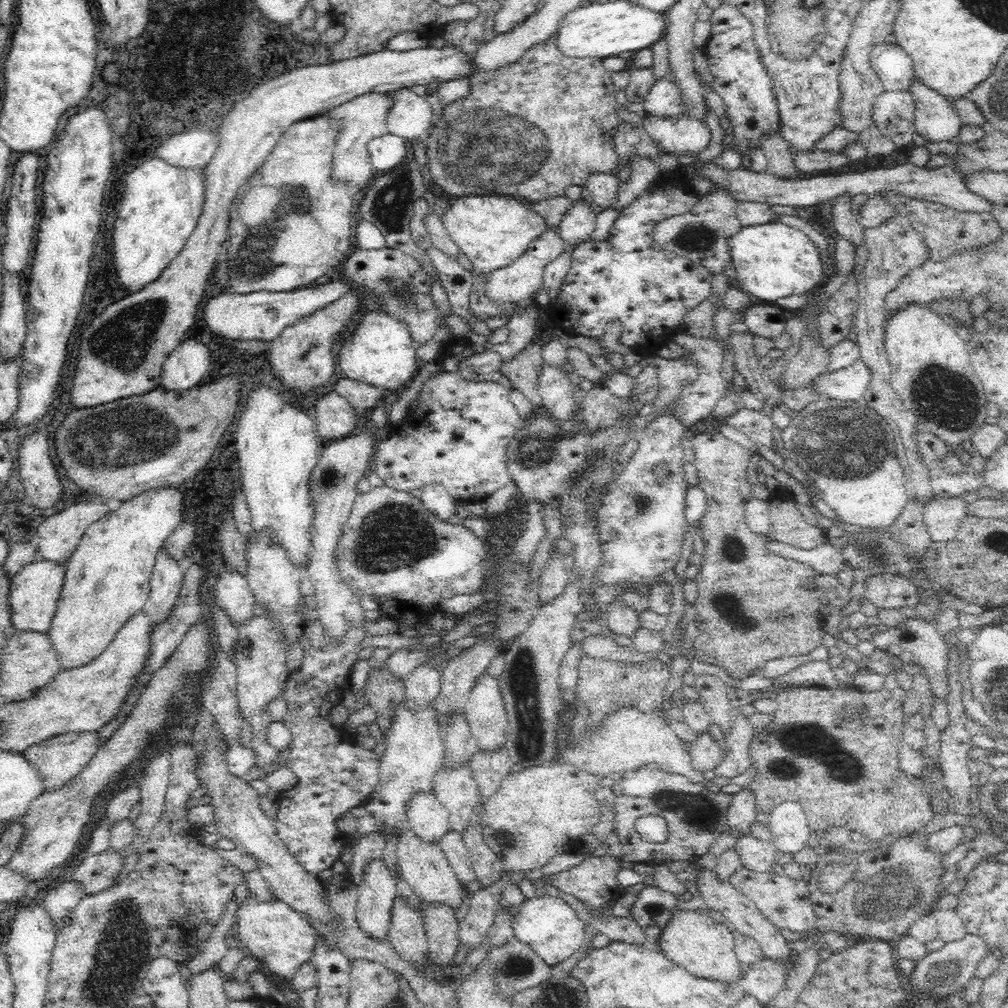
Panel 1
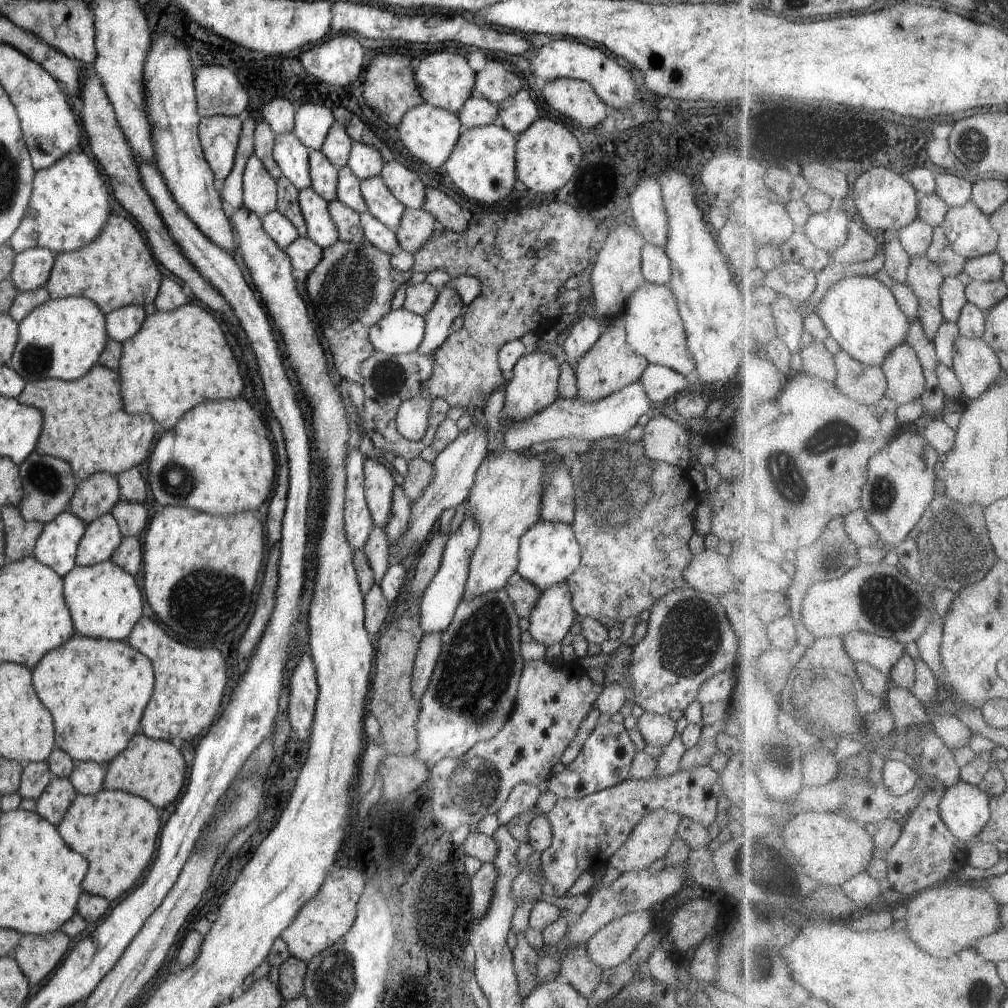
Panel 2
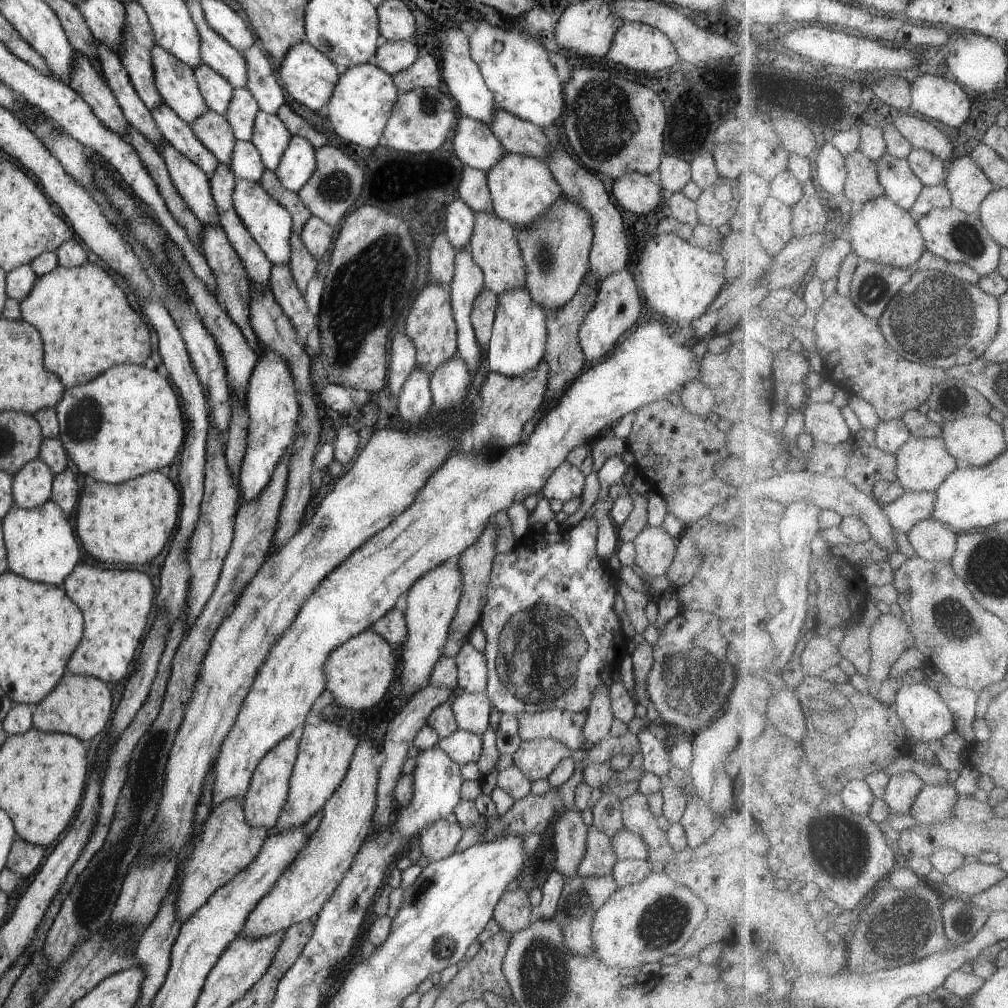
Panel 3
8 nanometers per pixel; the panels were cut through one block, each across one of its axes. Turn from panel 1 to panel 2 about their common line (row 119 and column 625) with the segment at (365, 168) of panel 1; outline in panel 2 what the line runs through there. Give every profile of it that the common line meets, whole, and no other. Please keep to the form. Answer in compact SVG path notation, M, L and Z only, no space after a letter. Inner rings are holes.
M613 323L612 325L604 328L602 336L598 338L598 342L576 362L574 367L570 362L560 360L560 376L558 381L558 398L574 398L578 396L580 400L584 402L596 402L596 400L602 400L618 390L622 390L629 384L640 381L642 372L646 370L648 364L647 360L642 355L636 354L626 342L626 331L620 323Z

